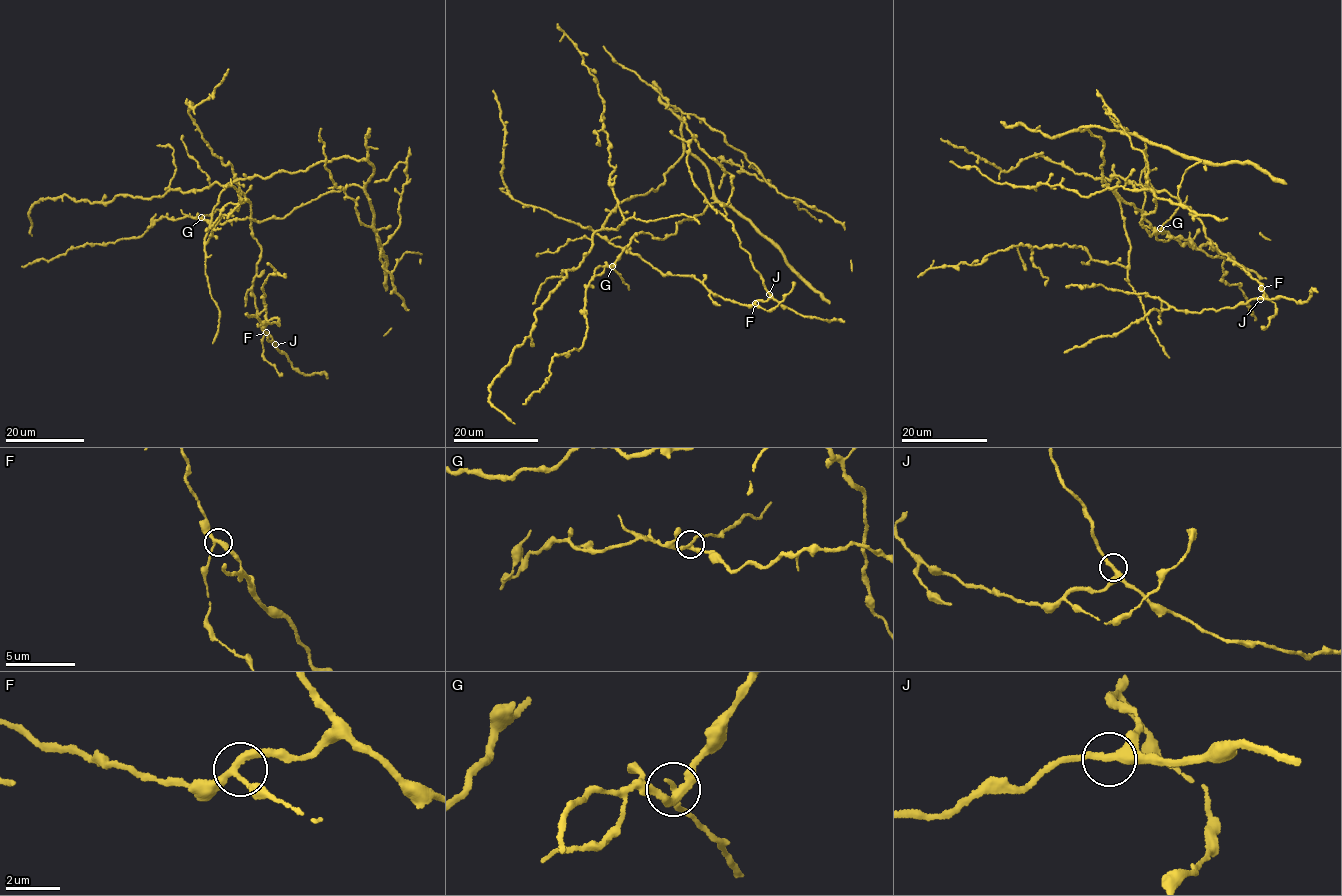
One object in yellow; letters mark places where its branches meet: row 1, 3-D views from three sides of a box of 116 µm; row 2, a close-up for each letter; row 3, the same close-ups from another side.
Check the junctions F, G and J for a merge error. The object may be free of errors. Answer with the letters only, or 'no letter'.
G

